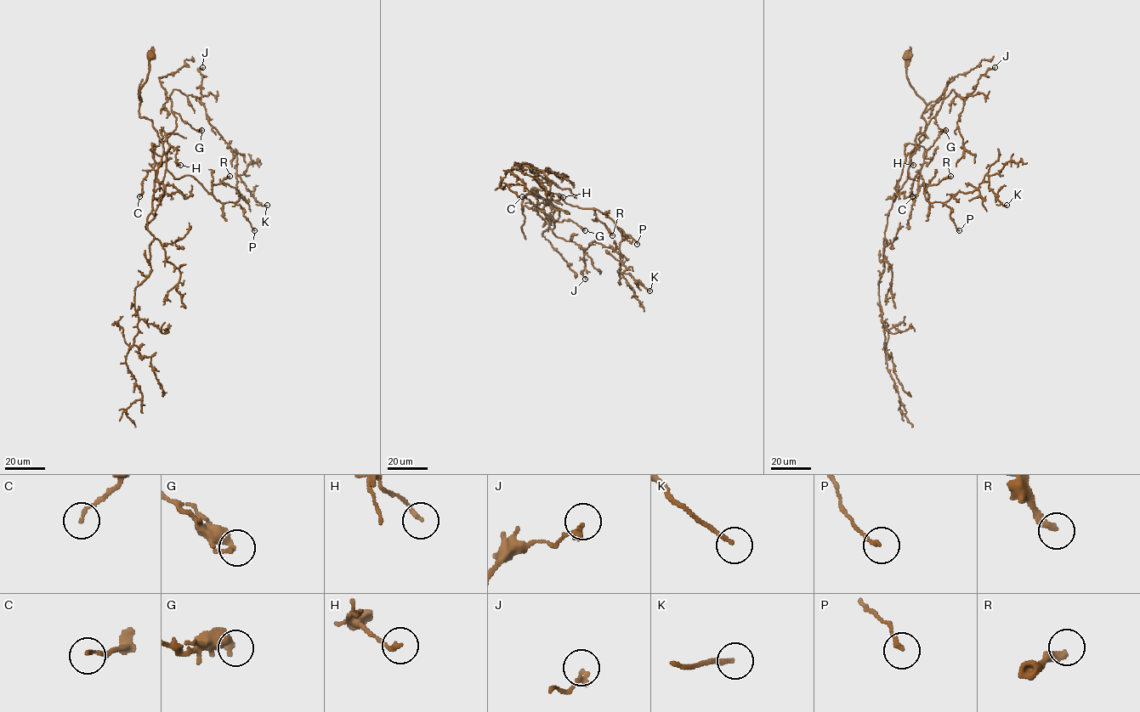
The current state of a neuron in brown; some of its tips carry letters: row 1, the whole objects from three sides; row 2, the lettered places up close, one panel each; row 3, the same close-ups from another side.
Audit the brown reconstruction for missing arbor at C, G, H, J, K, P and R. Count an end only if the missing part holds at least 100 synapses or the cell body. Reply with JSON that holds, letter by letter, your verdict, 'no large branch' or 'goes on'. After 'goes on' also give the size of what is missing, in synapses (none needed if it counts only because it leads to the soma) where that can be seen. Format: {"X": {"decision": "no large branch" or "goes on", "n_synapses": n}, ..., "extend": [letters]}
{"C": {"decision": "no large branch"}, "G": {"decision": "no large branch"}, "H": {"decision": "no large branch"}, "J": {"decision": "no large branch"}, "K": {"decision": "no large branch"}, "P": {"decision": "no large branch"}, "R": {"decision": "no large branch"}, "extend": []}

